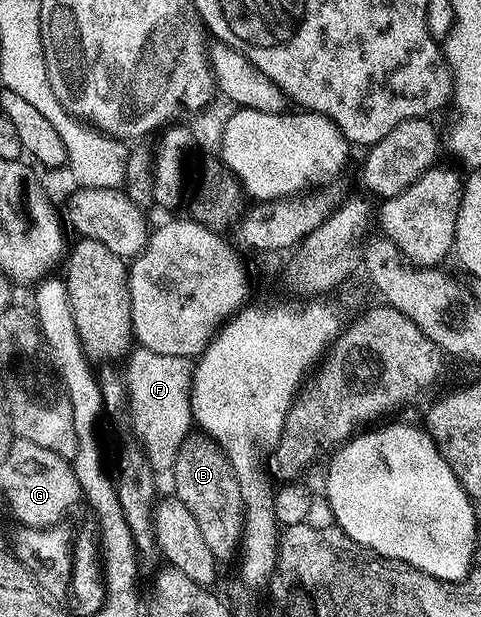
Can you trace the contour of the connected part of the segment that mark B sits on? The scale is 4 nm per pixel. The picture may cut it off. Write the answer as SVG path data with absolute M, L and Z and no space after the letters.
M204 433L190 434L180 449L171 472L175 498L183 501L191 509L191 517L199 525L207 549L217 559L218 564L225 565L228 559L236 560L241 550L241 534L245 528L245 510L243 493L239 481L223 453L223 449Z

